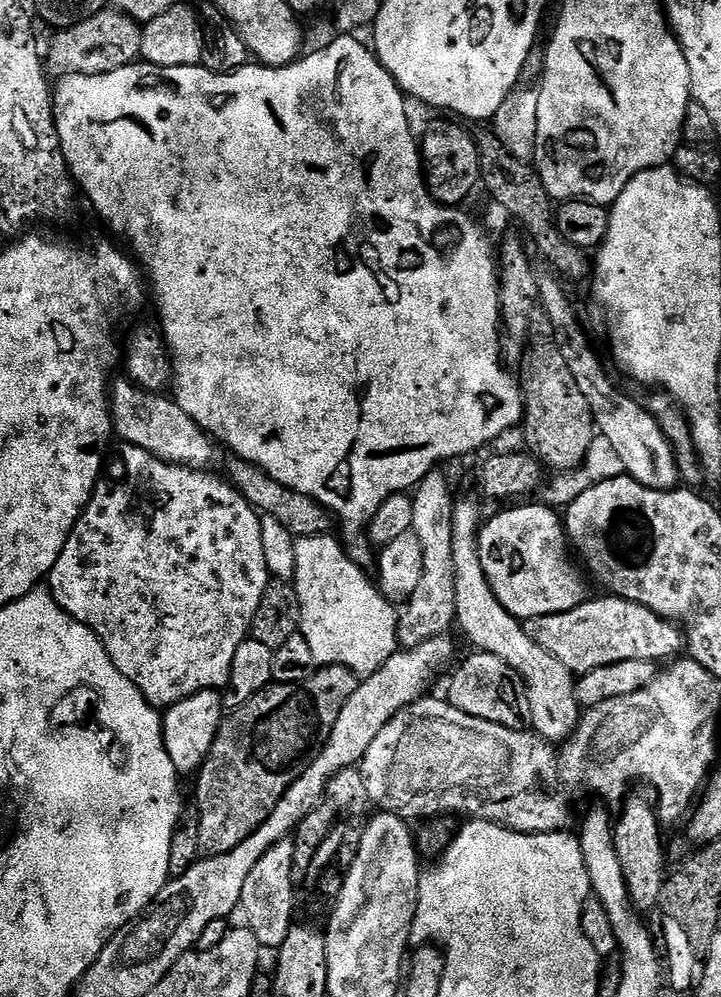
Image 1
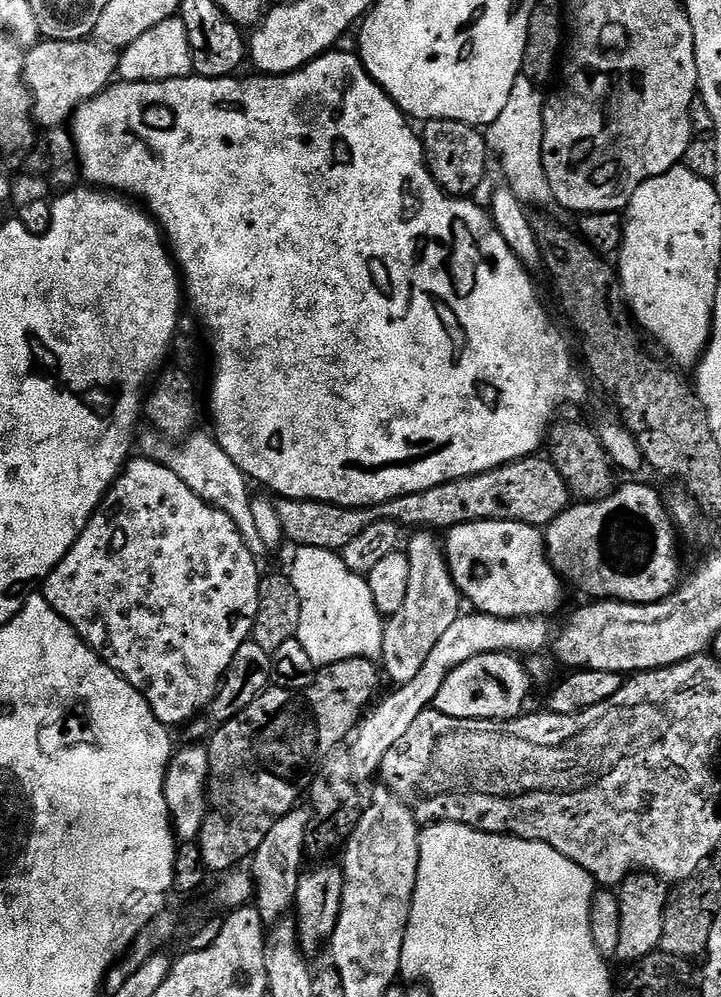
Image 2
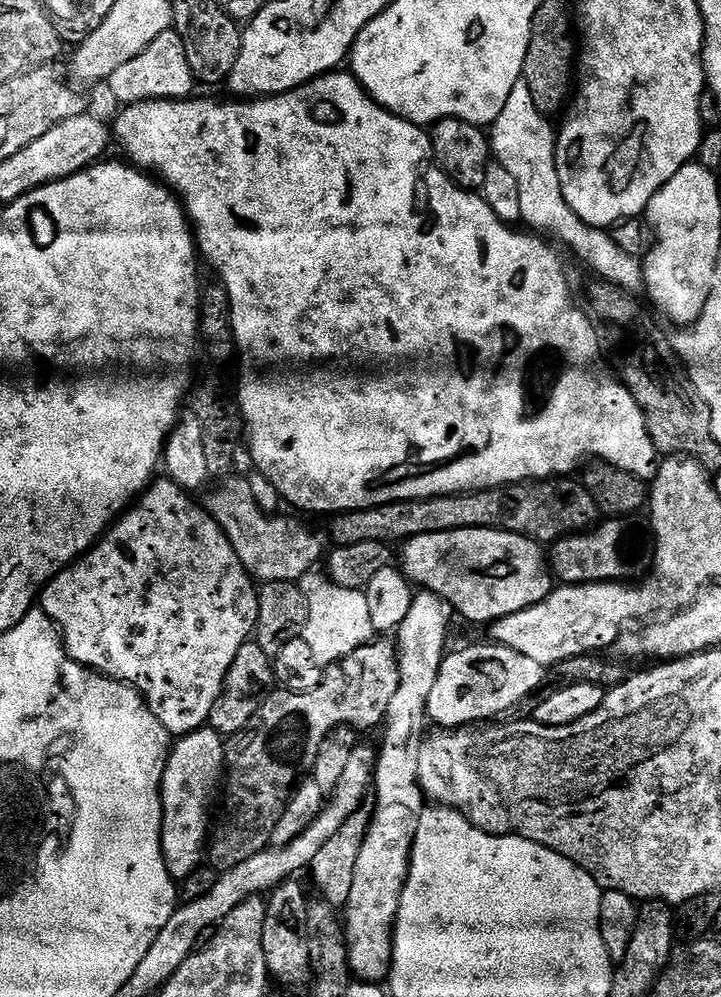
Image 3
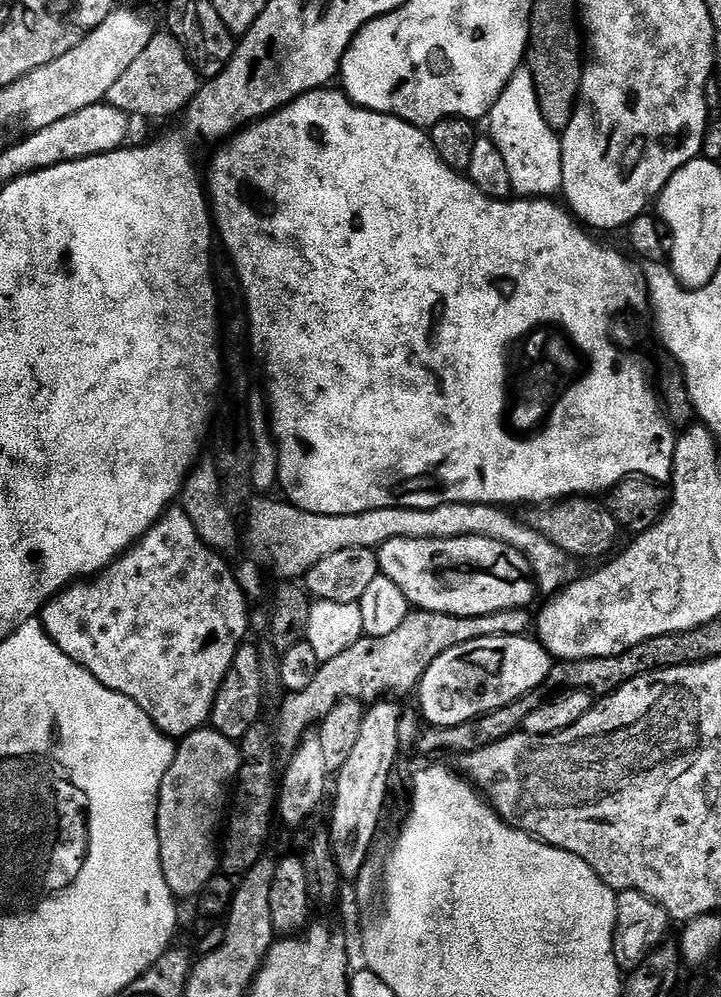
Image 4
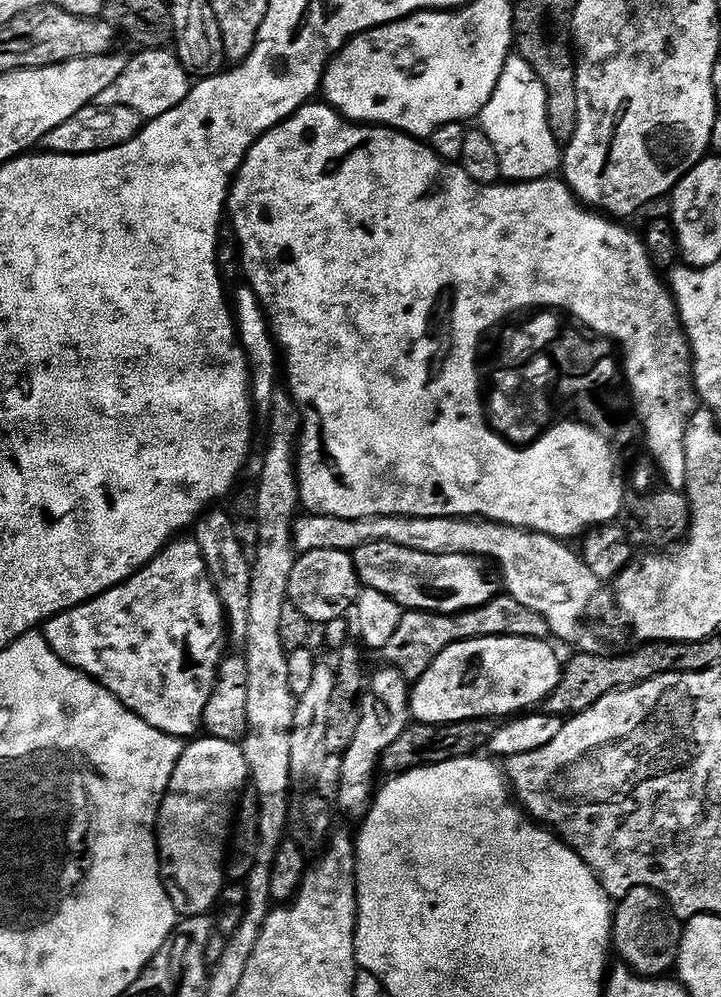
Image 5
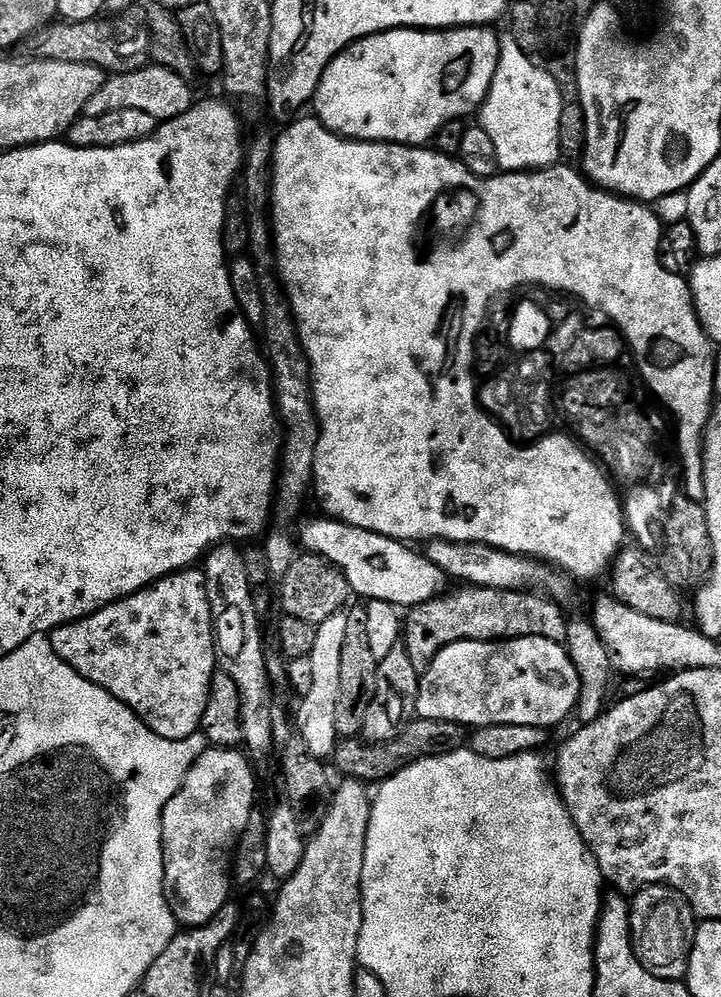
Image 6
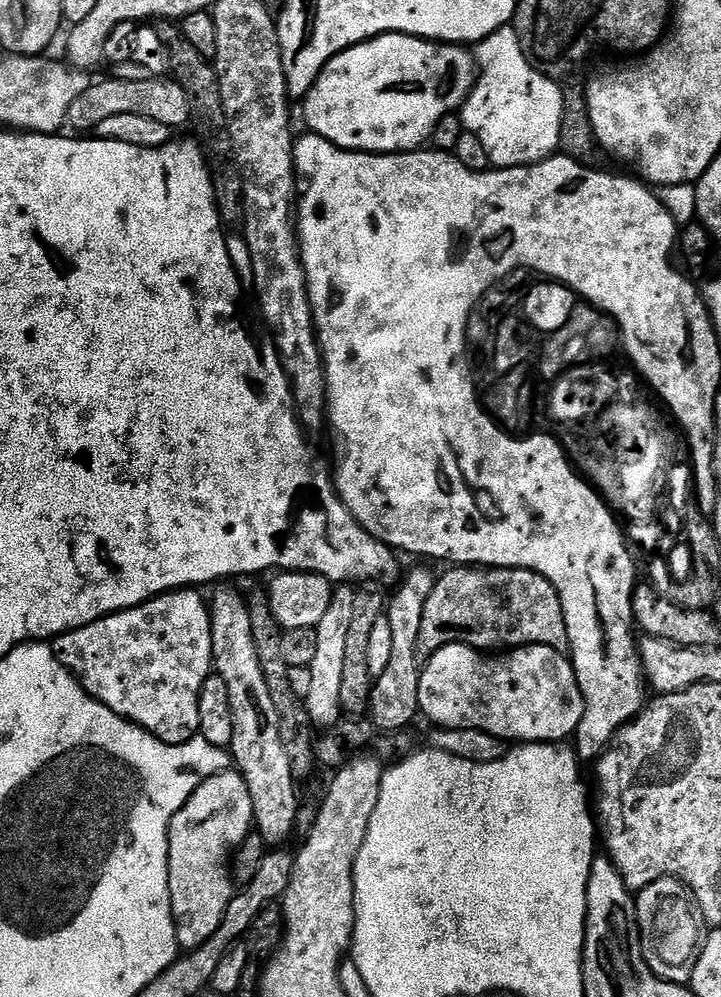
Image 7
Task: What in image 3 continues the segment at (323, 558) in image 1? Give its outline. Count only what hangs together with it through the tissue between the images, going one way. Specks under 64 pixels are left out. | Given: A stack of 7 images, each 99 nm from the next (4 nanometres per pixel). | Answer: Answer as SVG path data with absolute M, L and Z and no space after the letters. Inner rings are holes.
M313 570L306 573L298 583L306 595L307 605L310 606L310 615L302 639L309 643L320 667L325 668L371 643L376 633L370 619L367 593L361 589L340 587L325 573L319 572L321 571Z

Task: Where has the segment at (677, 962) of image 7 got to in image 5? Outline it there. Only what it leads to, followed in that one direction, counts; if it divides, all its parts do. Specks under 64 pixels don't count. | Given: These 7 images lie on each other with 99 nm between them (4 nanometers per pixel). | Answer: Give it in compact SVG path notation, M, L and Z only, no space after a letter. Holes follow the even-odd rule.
M635 888L630 894L619 897L614 908L612 939L614 952L638 976L660 978L676 968L680 956L680 943L684 937L681 917L672 911L671 904L661 892L652 888Z

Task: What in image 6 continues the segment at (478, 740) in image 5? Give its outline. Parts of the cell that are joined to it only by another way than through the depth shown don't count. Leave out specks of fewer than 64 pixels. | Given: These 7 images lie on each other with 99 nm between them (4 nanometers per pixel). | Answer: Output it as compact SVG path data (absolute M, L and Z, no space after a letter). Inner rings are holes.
M413 718L397 736L381 744L370 744L360 738L341 739L331 754L330 764L332 768L334 766L341 772L339 774L341 777L359 780L368 786L376 786L406 770L411 764L417 764L419 760L461 751L465 744L465 725L445 720Z

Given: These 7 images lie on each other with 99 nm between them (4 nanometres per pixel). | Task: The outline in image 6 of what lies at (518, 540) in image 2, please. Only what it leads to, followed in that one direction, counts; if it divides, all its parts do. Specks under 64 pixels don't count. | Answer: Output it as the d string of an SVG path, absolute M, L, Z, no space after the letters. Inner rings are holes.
M323 518L312 520L298 535L298 544L305 553L329 560L346 578L349 589L365 601L390 602L401 610L411 610L417 604L433 600L445 591L446 577L438 566L428 560L427 555L415 556L407 543L392 540L370 530L343 524L340 520Z

